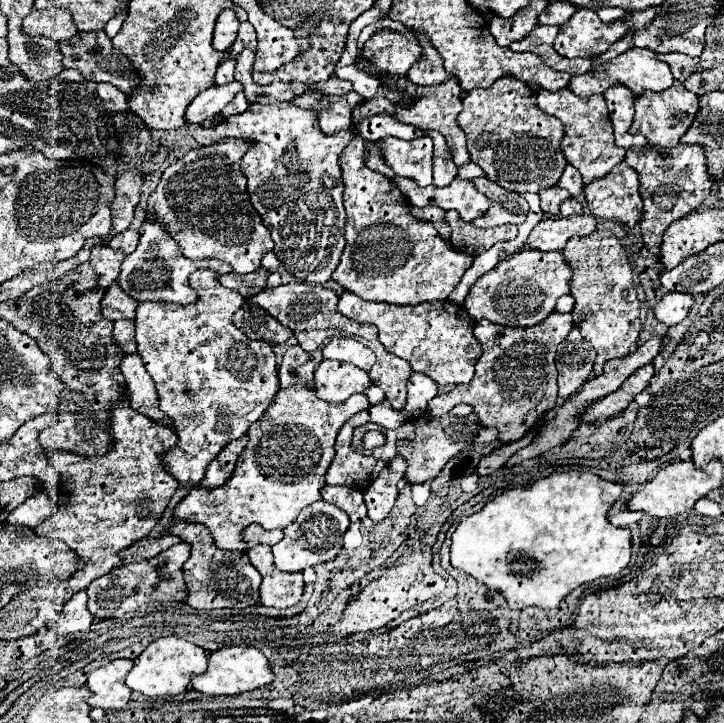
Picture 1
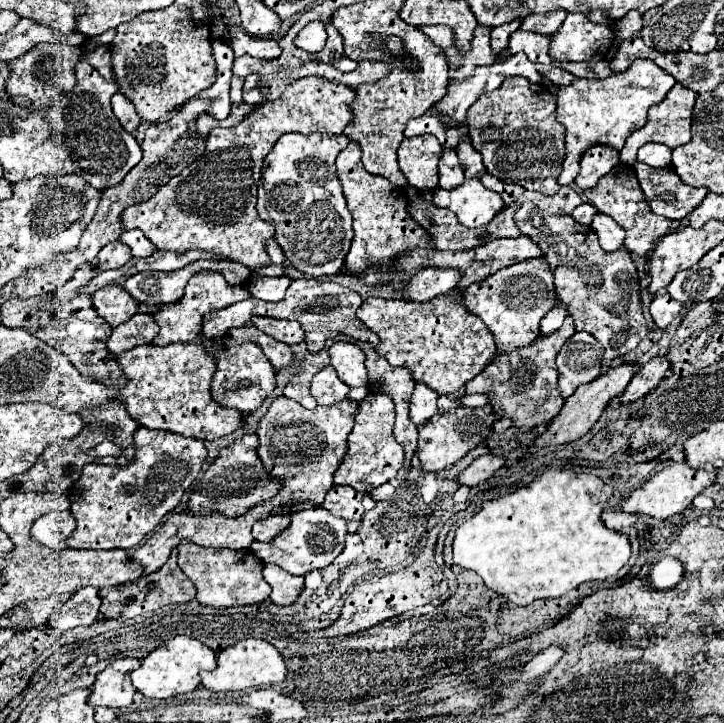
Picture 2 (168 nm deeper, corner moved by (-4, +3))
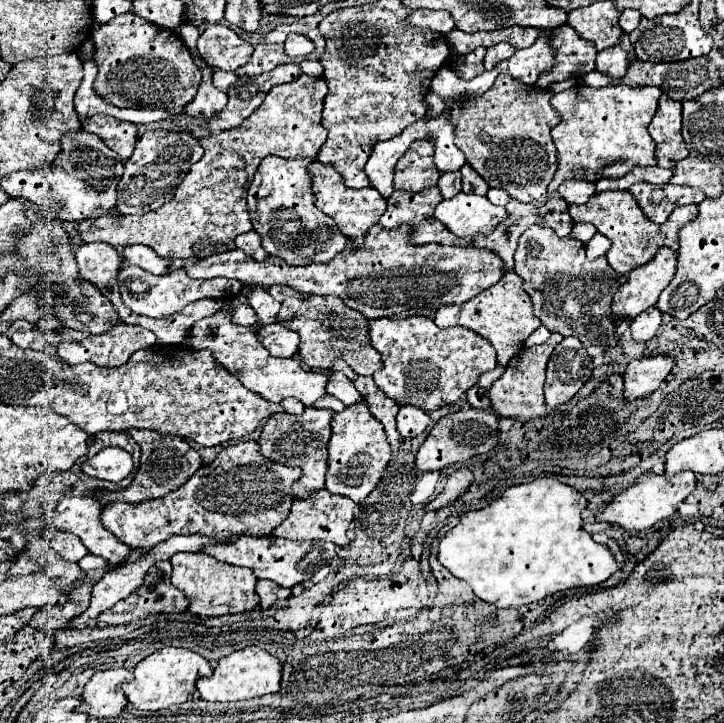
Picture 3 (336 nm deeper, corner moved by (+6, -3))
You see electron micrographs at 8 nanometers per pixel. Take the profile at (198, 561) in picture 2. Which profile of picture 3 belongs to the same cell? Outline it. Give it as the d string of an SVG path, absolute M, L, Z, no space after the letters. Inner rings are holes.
M177 553L171 557L171 565L173 565L171 581L177 589L185 593L185 597L191 603L189 611L195 615L221 617L251 611L259 605L259 597L255 595L257 577L249 569L239 569L201 553Z

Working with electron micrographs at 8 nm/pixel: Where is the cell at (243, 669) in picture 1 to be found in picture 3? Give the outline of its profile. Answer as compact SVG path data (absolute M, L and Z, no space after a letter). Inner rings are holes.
M245 647L219 661L211 677L201 677L197 681L197 691L203 701L243 701L253 697L263 697L267 693L277 693L281 687L281 663L277 657L269 655L261 647Z

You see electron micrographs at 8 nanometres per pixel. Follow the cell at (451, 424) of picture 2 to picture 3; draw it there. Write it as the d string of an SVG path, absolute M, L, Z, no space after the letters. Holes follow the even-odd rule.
M461 409L457 413L445 415L429 433L429 437L425 439L425 443L421 445L419 453L417 453L417 469L419 471L439 471L445 469L449 465L467 461L475 455L487 453L491 449L497 447L499 443L499 425L497 425L499 417L491 411L483 411L483 409Z

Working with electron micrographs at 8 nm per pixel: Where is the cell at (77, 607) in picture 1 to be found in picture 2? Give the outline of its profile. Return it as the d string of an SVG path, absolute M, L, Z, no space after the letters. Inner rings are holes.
M83 587L79 589L79 593L73 593L57 611L51 613L49 625L59 633L79 625L91 625L95 623L99 605L101 605L101 599L97 589Z

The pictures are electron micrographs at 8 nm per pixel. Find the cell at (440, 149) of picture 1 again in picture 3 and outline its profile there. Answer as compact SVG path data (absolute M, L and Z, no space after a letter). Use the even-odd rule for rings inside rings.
M443 173L437 187L439 187L443 199L457 195L461 191L461 173Z

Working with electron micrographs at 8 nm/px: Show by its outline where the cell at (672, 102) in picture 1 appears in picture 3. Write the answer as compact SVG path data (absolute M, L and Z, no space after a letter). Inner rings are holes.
M665 93L659 97L659 107L649 123L649 135L657 143L657 165L673 169L689 155L681 137L681 103L669 99Z

